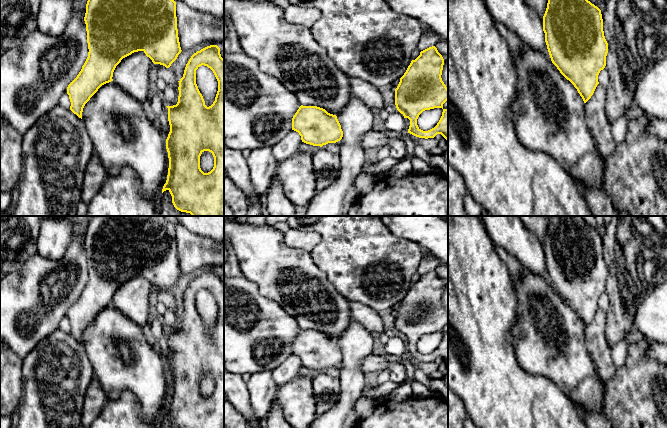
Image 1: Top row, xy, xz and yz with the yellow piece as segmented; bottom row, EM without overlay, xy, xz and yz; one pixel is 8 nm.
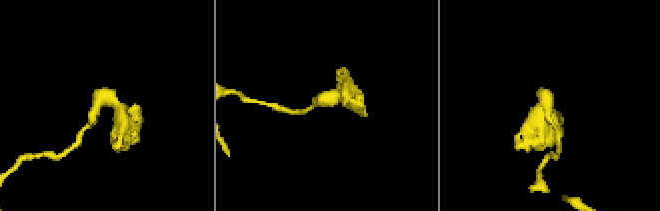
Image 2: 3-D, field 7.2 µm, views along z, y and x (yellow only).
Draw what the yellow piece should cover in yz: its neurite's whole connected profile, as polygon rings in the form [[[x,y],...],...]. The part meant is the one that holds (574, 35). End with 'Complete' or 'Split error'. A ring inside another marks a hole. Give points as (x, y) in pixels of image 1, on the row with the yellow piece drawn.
[[[548,0],[543,31],[552,63],[574,85],[586,103],[599,84],[600,71],[606,66],[608,43],[601,10],[588,0]]]. Complete

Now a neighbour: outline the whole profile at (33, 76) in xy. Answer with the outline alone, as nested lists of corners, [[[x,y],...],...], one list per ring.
[[[73,15],[65,32],[54,37],[36,29],[16,48],[0,56],[0,117],[24,134],[42,115],[59,105],[60,97],[77,77],[88,57],[87,31],[84,17]]]

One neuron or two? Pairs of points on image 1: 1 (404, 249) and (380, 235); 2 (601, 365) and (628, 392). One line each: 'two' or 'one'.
1: one
2: two

